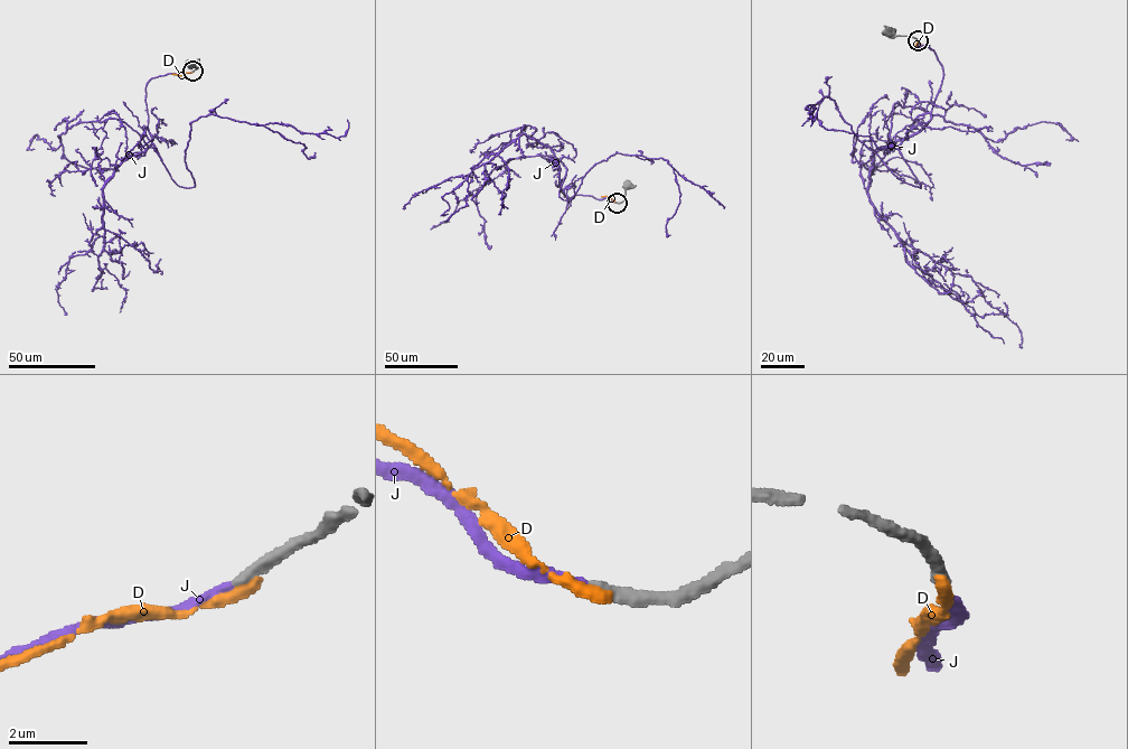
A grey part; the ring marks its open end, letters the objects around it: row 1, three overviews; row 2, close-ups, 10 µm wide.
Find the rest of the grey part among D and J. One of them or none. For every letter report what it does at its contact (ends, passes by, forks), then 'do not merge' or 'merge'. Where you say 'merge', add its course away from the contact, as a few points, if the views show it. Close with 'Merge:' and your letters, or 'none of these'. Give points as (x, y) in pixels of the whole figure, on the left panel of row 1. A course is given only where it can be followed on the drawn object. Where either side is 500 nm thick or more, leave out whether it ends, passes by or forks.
D: it ends | do not merge
J: it ends | merge | via (193, 72), (146, 91), (146, 134), (179, 186), (195, 184), (185, 151), (200, 116), (263, 124), (315, 152)
Merge: J

